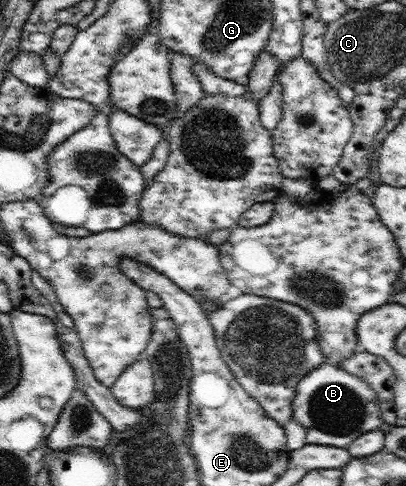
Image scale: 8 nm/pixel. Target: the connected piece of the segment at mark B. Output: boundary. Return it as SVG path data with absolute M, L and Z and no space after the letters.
M325 361L298 382L292 402L296 422L305 428L307 444L347 449L359 436L385 424L376 404L376 391L362 377L350 374L341 366Z

